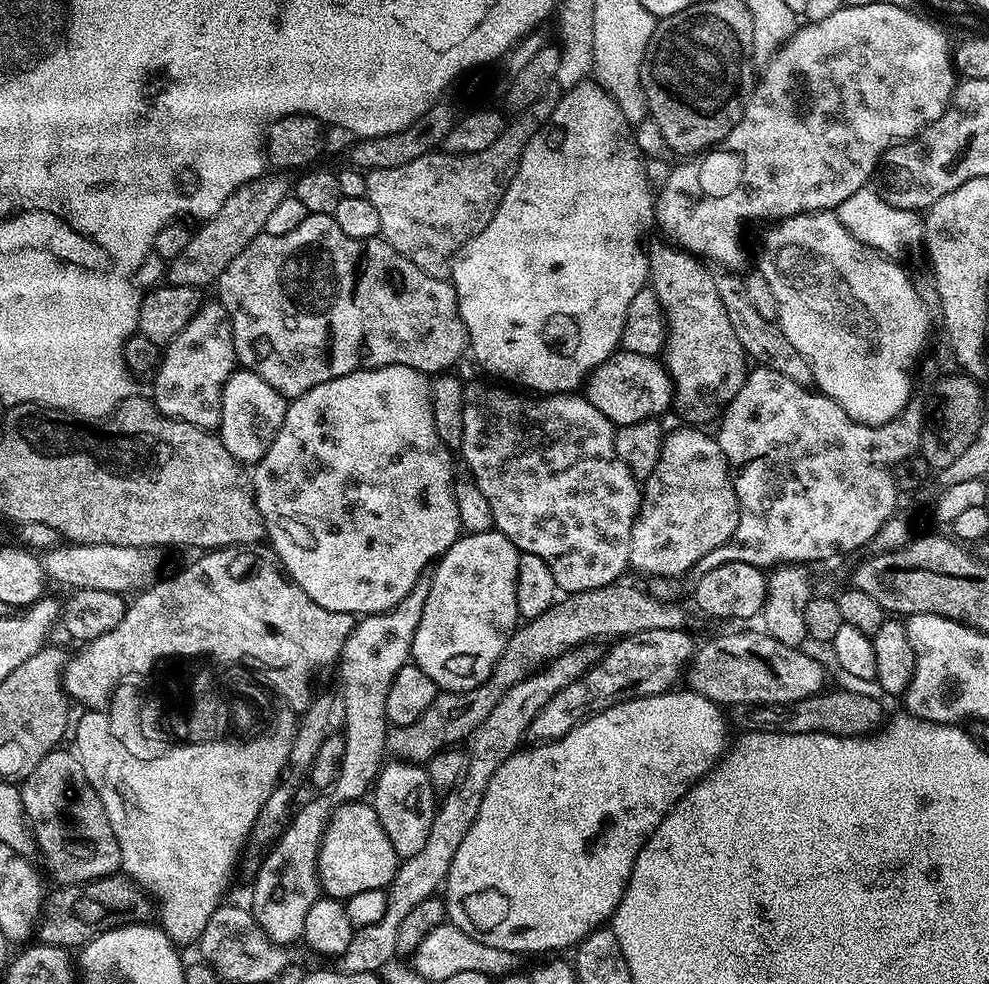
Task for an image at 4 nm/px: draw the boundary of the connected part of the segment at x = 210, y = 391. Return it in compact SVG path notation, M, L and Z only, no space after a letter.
M218 302L204 303L163 354L164 361L150 388L157 410L175 420L190 422L190 426L219 429L224 383L238 368L232 323L224 307Z

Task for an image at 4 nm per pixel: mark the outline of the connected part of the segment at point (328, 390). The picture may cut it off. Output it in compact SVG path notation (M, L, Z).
M387 364L384 368L362 368L359 372L351 372L342 378L322 382L289 403L286 418L270 450L251 469L252 491L256 493L256 505L264 519L267 543L292 581L310 598L314 598L318 606L326 606L326 610L353 614L389 612L410 594L420 576L425 575L427 568L424 567L428 563L429 567L439 560L462 535L458 506L452 493L452 456L453 453L440 441L434 430L432 390L429 377L425 373L410 366Z

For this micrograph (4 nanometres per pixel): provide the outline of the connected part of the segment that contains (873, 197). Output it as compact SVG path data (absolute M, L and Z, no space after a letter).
M872 186L859 188L846 202L842 202L834 209L836 217L862 242L867 248L874 248L877 252L889 258L908 256L917 247L921 247L924 239L924 221L919 211L910 208L900 208L896 203L888 200L883 191L875 192Z

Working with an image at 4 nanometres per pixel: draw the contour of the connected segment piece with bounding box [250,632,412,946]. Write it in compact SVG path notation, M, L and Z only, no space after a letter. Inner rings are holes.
M360 632L360 636L353 636L351 633L342 648L338 662L340 667L342 666L342 706L344 708L342 737L345 744L339 773L330 790L317 795L318 798L308 801L297 813L296 811L293 813L284 831L273 843L274 848L261 862L260 869L256 872L256 885L252 888L251 914L257 920L258 926L267 932L269 938L276 944L292 946L295 940L299 941L303 937L306 914L310 906L314 906L314 902L322 895L317 856L320 854L321 840L328 824L338 808L344 804L361 801L369 793L382 767L386 736L388 734L389 737L390 734L390 725L385 718L386 694L398 670L409 661L412 645L400 644L400 648L368 648L368 652L364 652L364 640L408 640L408 636L364 636L364 632Z

